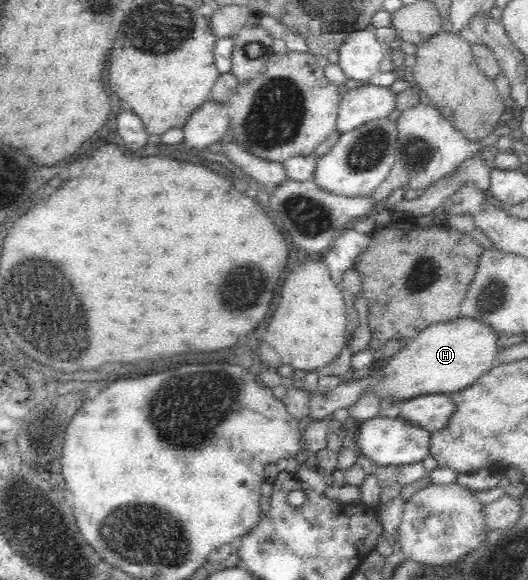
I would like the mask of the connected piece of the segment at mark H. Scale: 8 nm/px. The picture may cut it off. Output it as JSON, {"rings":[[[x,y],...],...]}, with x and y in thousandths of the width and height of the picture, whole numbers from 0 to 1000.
{"rings":[[[867,547],[866,550],[811,560],[773,588],[754,609],[746,609],[735,619],[722,619],[699,641],[684,641],[670,653],[646,655],[642,664],[619,681],[606,681],[602,674],[585,681],[585,716],[593,726],[614,726],[625,712],[640,705],[652,705],[672,698],[688,683],[705,679],[716,690],[739,688],[746,695],[765,695],[784,690],[788,684],[801,684],[816,679],[864,679],[869,672],[886,669],[905,648],[924,643],[939,622],[939,609],[947,605],[941,586],[943,578],[932,572],[928,562],[909,557],[902,550]]]}

